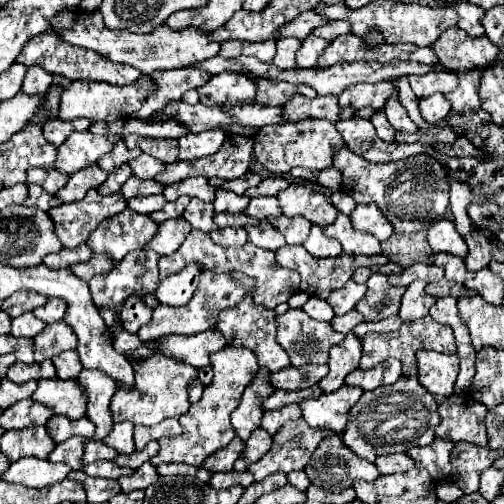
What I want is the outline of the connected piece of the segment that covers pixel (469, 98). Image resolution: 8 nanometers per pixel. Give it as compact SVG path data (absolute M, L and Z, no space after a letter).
M472 70L472 74L460 74L460 82L456 90L448 92L446 98L452 102L452 112L464 114L468 110L478 110L480 100L478 100L478 86L480 86L480 70Z

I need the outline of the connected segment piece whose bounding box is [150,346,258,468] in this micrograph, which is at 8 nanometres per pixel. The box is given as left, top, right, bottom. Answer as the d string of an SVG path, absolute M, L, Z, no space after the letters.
M226 346L224 350L212 354L210 362L212 362L212 370L214 370L212 382L204 388L202 398L196 404L192 404L186 414L182 414L178 418L184 432L174 438L160 438L158 440L160 452L150 458L150 464L158 466L164 462L180 462L180 464L190 464L190 466L198 468L204 462L204 458L208 458L216 450L228 446L232 442L232 438L236 436L232 430L232 424L230 424L230 414L232 414L232 410L236 410L244 388L248 386L248 382L254 378L256 370L258 370L256 356L252 354L252 350Z

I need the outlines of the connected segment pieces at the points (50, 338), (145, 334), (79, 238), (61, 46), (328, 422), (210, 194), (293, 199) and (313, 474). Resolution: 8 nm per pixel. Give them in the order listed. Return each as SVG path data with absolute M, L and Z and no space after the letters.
M60 320L52 326L46 326L36 338L34 338L34 358L36 362L44 362L48 358L54 358L66 350L76 348L76 334L72 328Z
M204 270L192 300L188 304L184 304L184 306L178 306L178 308L164 306L164 304L154 308L152 320L138 330L138 338L142 342L150 342L150 340L158 340L158 338L168 336L168 334L198 334L198 332L206 332L206 330L216 326L220 310L238 304L240 298L244 298L244 294L246 294L246 290L240 284L232 282L228 278L228 274L216 274L216 272Z
M92 188L82 200L60 204L58 208L48 210L48 214L54 222L54 232L60 238L62 246L76 248L88 240L88 234L96 230L102 220L122 212L124 208L126 202L120 192L102 196Z
M38 34L36 38L32 38L32 42L28 42L24 46L24 50L20 52L20 58L16 58L16 62L24 64L24 66L40 66L42 70L50 72L52 76L60 76L66 78L70 82L74 80L98 80L98 82L108 82L114 86L126 86L126 84L134 84L142 74L140 70L128 66L128 64L114 64L112 60L96 54L94 50L82 50L82 46L72 46L68 42L64 42L58 34Z
M340 386L336 392L300 402L302 418L314 428L328 428L340 434L346 428L350 408L360 400L362 390L356 386Z
M184 178L176 184L170 184L170 186L164 186L164 196L166 200L176 200L180 196L196 196L204 202L212 202L214 198L214 186L206 180L206 178Z
M292 182L276 198L286 216L304 216L306 220L322 228L332 224L338 216L338 210L334 208L334 204L314 184Z
M326 436L320 442L304 472L314 486L322 486L328 492L342 492L358 478L376 480L380 476L372 462L352 454L338 436Z

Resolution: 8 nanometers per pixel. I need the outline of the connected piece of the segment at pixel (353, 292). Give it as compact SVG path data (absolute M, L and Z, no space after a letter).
M348 280L348 286L342 286L340 290L334 290L328 296L328 304L336 312L336 316L350 312L356 302L360 302L366 294L366 284L356 284L354 280Z

